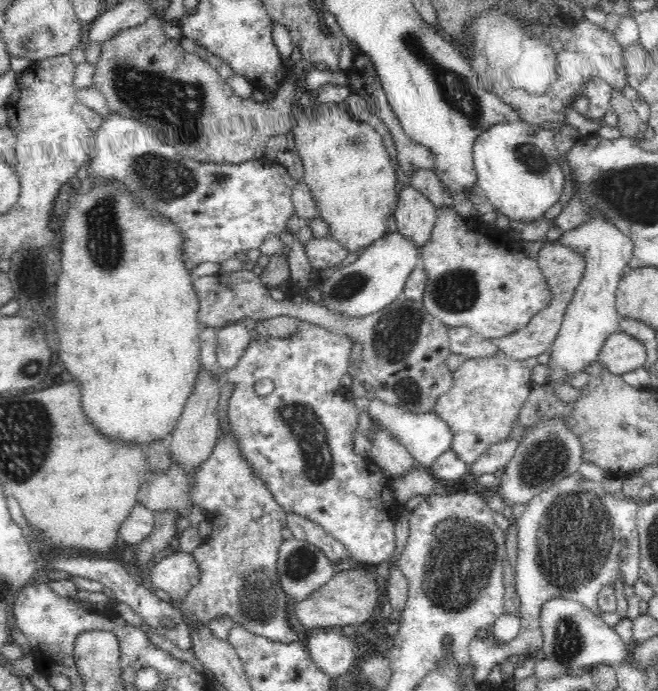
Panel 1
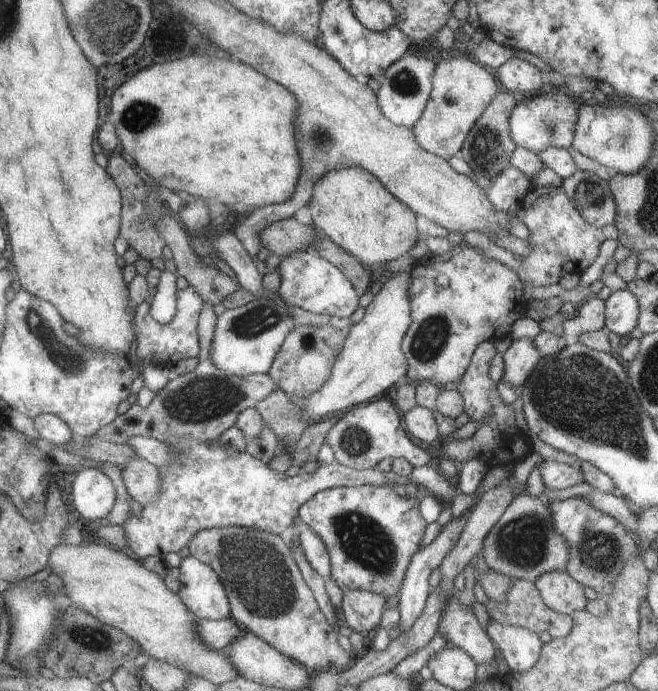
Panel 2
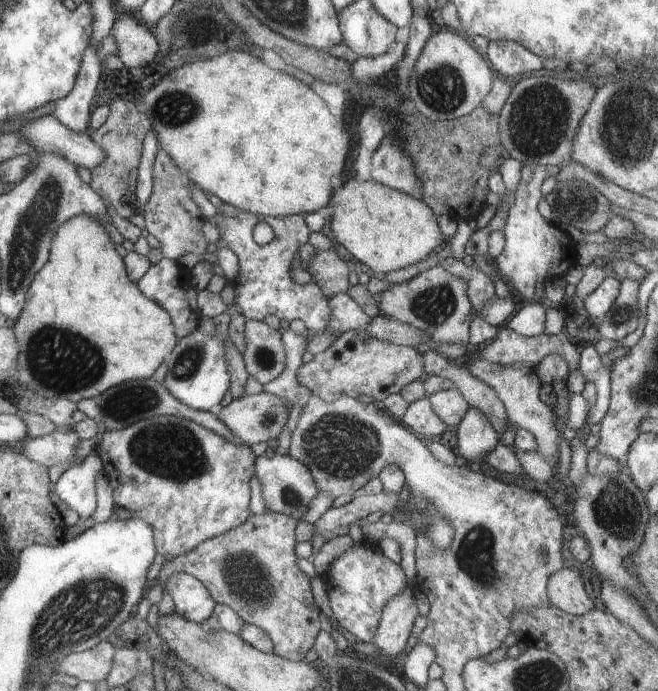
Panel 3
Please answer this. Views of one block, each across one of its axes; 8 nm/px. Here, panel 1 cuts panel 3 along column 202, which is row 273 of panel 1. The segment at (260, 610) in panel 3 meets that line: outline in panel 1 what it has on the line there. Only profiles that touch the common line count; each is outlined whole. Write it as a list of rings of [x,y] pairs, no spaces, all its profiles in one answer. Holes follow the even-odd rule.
[[[550,240],[542,246],[538,264],[542,268],[542,274],[546,274],[546,282],[550,282],[550,290],[554,290],[554,298],[550,300],[550,306],[544,308],[542,312],[538,312],[538,316],[534,316],[524,330],[512,332],[512,334],[506,334],[506,336],[494,340],[494,346],[498,348],[498,352],[510,360],[516,360],[516,362],[526,362],[530,358],[538,358],[542,354],[552,352],[552,344],[558,336],[566,306],[568,306],[572,294],[576,292],[576,286],[580,284],[580,278],[584,276],[584,268],[586,268],[586,264],[578,252],[572,252],[570,248],[566,248],[558,242],[550,242]]]

